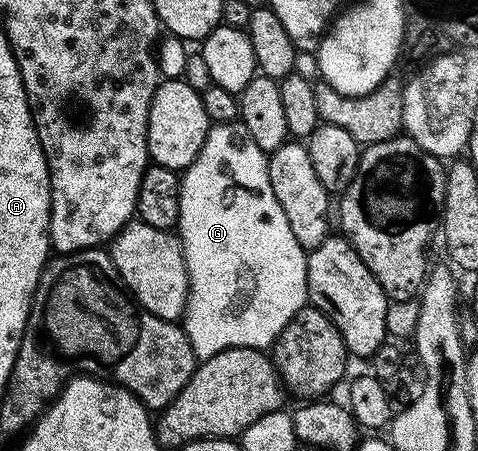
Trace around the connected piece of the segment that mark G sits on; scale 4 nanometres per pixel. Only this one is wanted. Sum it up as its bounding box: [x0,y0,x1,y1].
[178,122,308,360]

